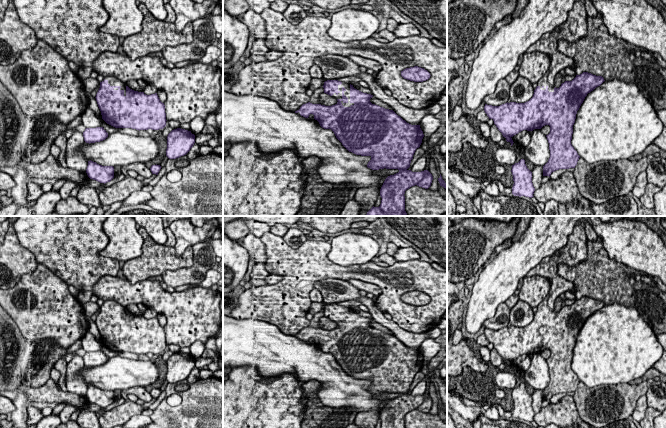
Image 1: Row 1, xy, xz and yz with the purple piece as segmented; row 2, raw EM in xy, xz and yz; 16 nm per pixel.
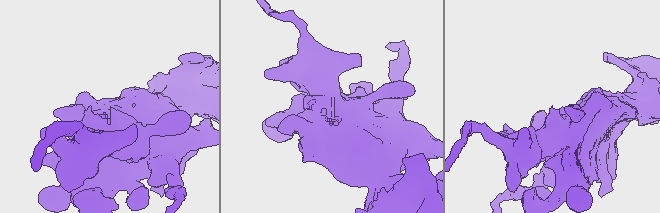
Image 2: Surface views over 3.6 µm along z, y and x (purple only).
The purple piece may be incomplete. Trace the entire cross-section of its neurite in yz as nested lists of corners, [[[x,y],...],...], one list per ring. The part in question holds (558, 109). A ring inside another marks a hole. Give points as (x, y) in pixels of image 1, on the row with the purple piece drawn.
[[[576,0],[572,10],[568,13],[567,20],[557,26],[552,32],[543,34],[542,37],[526,52],[540,51],[550,56],[550,67],[546,74],[538,81],[534,90],[533,97],[525,103],[510,102],[500,106],[492,106],[485,104],[484,111],[494,121],[498,130],[506,138],[507,142],[513,145],[512,137],[523,130],[533,131],[541,129],[545,125],[550,126],[550,133],[546,135],[550,158],[543,166],[543,176],[549,176],[552,172],[559,169],[575,168],[580,158],[577,151],[571,144],[573,125],[575,123],[576,114],[588,93],[600,86],[605,80],[602,76],[596,76],[588,72],[583,72],[572,81],[565,81],[559,88],[555,87],[554,80],[556,75],[565,68],[575,69],[575,62],[572,58],[558,51],[558,41],[563,39],[568,42],[585,37],[588,32],[587,14],[585,5],[580,0]]]

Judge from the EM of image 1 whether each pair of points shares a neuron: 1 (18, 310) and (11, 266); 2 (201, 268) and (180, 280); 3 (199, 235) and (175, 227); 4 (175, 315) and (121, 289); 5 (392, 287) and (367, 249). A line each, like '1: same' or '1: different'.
1: different
2: same
3: same
4: same
5: different

